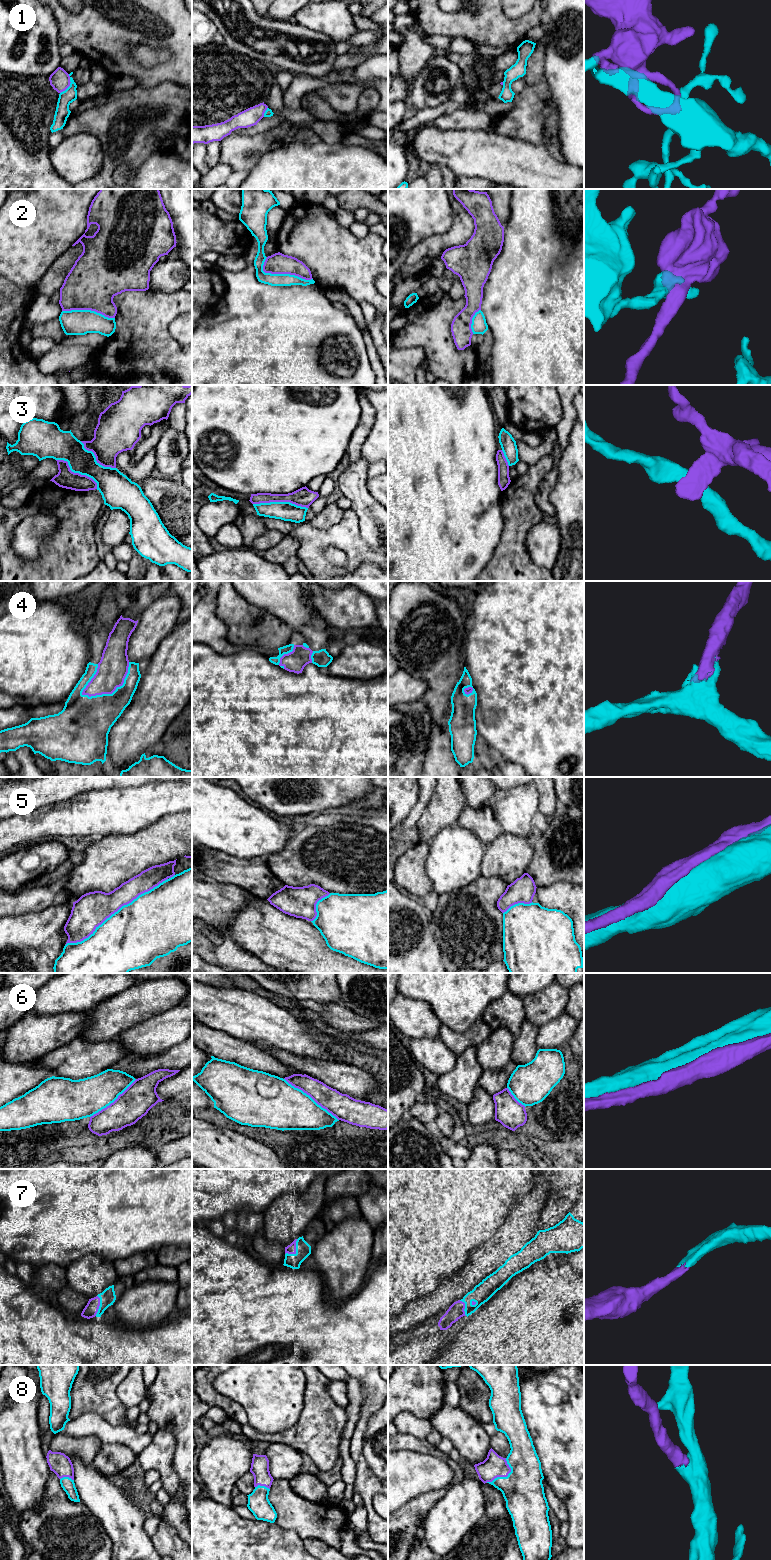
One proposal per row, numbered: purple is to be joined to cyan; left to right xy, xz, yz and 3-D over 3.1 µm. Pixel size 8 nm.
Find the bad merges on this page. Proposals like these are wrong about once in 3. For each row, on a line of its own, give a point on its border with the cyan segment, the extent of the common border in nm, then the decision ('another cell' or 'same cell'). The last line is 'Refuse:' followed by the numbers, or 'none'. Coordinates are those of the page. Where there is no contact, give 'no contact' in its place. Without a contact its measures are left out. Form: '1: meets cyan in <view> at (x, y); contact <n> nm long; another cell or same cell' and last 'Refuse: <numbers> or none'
1: meets cyan in xy at (70, 84); contact 180 nm long; another cell
2: meets cyan in xz at (285, 274); contact 420 nm long; another cell
3: meets cyan in xz at (280, 502); contact 440 nm long; another cell
4: meets cyan in xy at (113, 692); contact 460 nm long; same cell
5: meets cyan in xy at (117, 911); contact 1000 nm long; another cell
6: meets cyan in xz at (310, 1097); contact 550 nm long; another cell
7: meets cyan in xz at (296, 1251); contact 160 nm long; same cell
8: meets cyan in yz at (505, 1477); contact 260 nm long; same cell
Refuse: 1, 2, 3, 5, 6

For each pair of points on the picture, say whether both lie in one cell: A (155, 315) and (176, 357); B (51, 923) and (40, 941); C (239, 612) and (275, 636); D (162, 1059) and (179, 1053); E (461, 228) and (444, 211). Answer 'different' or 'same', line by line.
A: same
B: same
C: same
D: same
E: different

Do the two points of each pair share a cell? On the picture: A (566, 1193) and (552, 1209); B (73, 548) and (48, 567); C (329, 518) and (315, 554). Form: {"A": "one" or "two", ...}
{"A": "one", "B": "one", "C": "two"}

